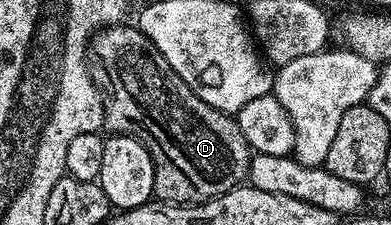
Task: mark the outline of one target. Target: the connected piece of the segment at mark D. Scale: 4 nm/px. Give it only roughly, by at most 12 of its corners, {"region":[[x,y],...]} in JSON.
{"region":[[139,27],[92,34],[112,135],[138,139],[154,197],[200,205],[247,178],[235,116]]}

